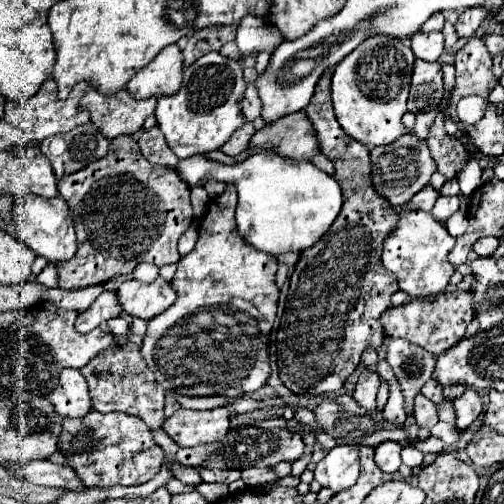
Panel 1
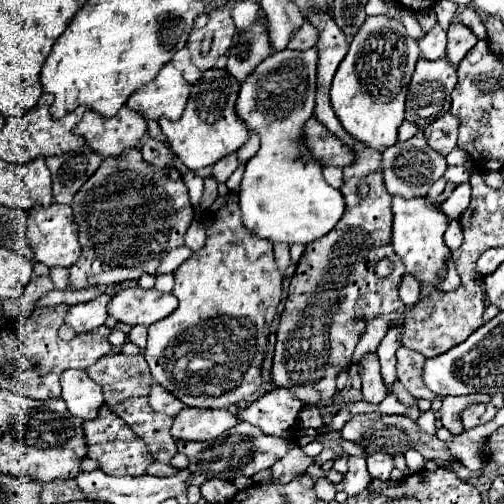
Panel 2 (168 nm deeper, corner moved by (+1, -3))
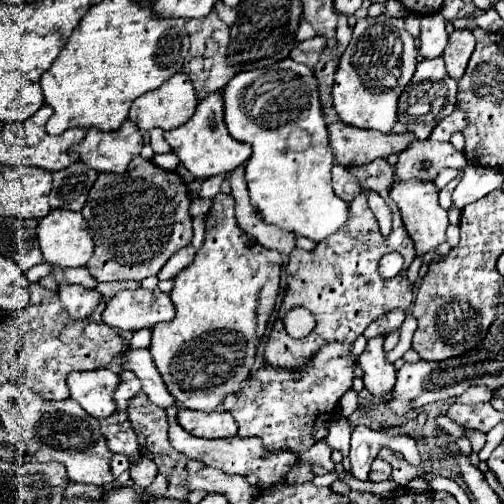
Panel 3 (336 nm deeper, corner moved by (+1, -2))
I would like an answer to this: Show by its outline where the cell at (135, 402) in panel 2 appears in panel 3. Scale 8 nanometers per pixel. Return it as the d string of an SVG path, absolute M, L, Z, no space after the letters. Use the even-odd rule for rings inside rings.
M139 393L135 399L131 399L131 405L129 405L129 419L133 423L133 429L137 433L137 439L139 439L139 445L141 445L141 455L147 457L147 459L153 459L153 463L157 465L159 473L155 477L155 481L143 489L143 499L147 501L149 497L157 497L157 499L177 499L177 501L187 501L189 497L189 489L187 489L187 457L181 455L179 451L175 451L171 445L169 445L169 439L167 439L167 415L161 407L155 407L145 393Z

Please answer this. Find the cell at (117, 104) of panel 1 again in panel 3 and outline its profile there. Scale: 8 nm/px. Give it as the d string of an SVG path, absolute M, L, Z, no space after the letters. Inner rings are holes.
M127 119L119 131L103 133L89 129L85 139L75 147L79 159L97 173L125 173L133 155L141 153L143 139L139 127Z

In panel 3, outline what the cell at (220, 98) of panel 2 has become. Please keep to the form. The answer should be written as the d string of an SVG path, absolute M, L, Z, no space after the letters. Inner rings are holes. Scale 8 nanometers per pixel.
M221 91L205 97L199 103L199 107L189 123L185 123L183 127L165 131L165 139L171 145L173 153L179 157L179 161L187 167L187 171L195 179L209 179L209 177L215 177L221 173L231 173L239 165L247 163L247 159L251 157L251 147L247 147L247 143L235 143L235 139L231 139L231 135L227 135L227 127L223 123Z

